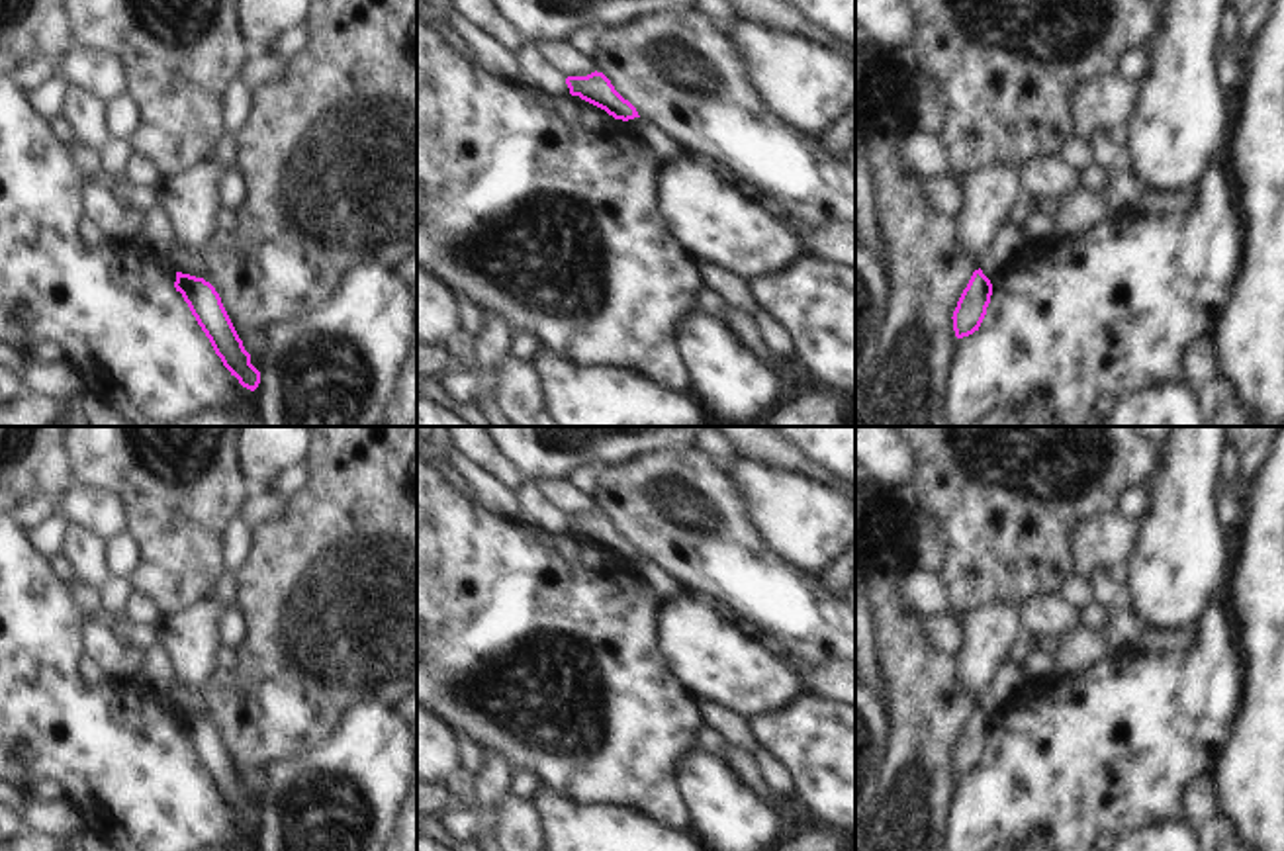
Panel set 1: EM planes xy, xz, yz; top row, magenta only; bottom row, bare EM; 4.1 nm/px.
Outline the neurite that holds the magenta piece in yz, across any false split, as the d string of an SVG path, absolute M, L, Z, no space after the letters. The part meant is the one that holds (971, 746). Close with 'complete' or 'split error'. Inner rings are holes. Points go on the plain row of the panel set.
M981 706L975 708L951 755L957 777L969 775L975 769L979 769L986 753L990 734L992 734L990 718L983 712Z; complete

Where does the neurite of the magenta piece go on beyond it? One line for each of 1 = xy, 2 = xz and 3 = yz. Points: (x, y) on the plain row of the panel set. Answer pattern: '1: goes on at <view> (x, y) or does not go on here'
1: does not go on here
2: does not go on here
3: does not go on here

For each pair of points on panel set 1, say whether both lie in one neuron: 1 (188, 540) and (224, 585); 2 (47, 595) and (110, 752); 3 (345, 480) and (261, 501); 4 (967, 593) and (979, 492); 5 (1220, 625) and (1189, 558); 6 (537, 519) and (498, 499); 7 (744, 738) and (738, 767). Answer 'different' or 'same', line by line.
1: different
2: same
3: different
4: same
5: different
6: different
7: different

